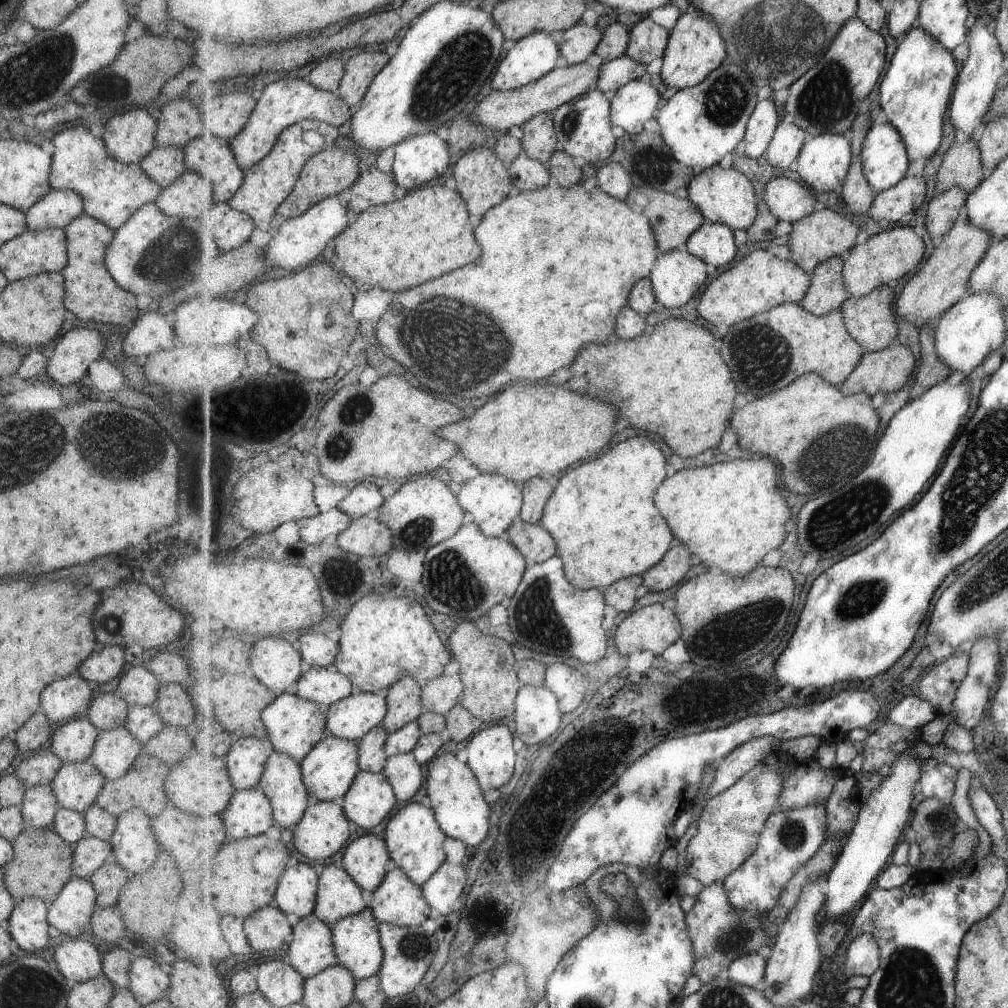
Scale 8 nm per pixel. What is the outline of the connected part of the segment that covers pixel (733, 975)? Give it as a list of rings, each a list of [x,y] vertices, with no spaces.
[[[751,952],[737,958],[725,974],[733,982],[755,988],[766,974],[768,956],[764,952]]]

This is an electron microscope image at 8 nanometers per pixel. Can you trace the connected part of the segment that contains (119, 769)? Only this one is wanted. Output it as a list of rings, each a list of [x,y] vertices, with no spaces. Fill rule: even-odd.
[[[119,726],[98,732],[86,762],[97,768],[105,781],[115,780],[131,768],[139,753],[140,743],[124,727]]]

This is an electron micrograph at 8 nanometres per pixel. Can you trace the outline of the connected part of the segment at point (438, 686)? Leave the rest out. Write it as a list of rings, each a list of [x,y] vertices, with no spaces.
[[[457,675],[444,676],[431,680],[423,685],[422,706],[425,712],[446,715],[463,698],[466,685],[462,677]]]

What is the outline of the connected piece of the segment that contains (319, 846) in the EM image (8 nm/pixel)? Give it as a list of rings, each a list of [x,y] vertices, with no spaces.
[[[318,801],[317,804],[311,804],[307,808],[303,820],[293,829],[293,833],[297,851],[312,861],[320,861],[335,856],[339,850],[343,851],[343,848],[351,842],[353,828],[343,806],[339,806],[337,802]]]

